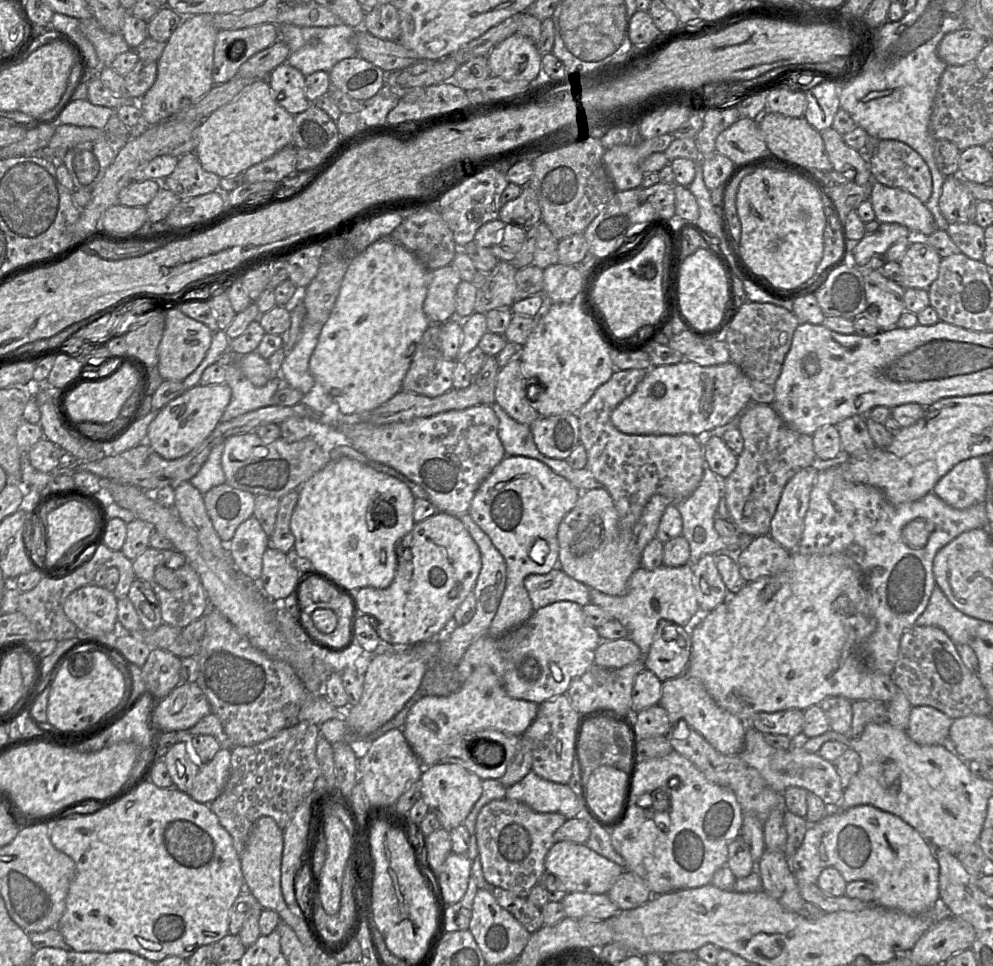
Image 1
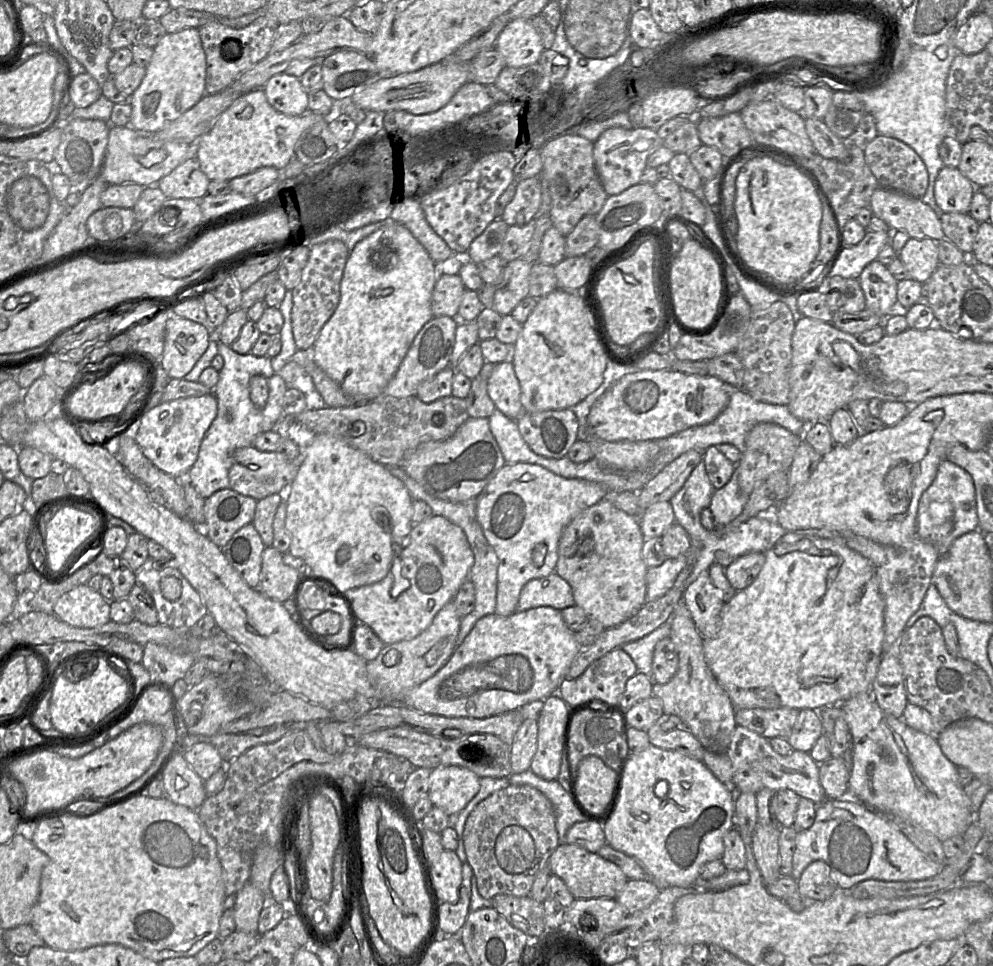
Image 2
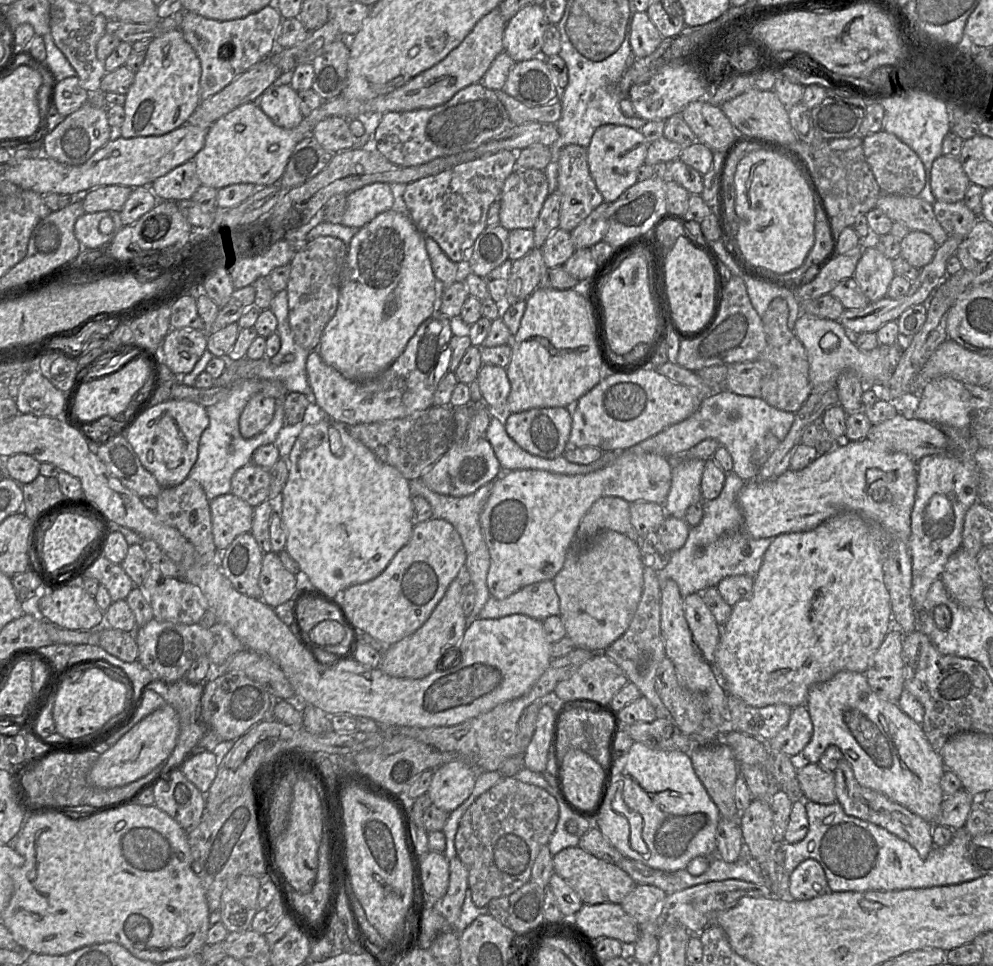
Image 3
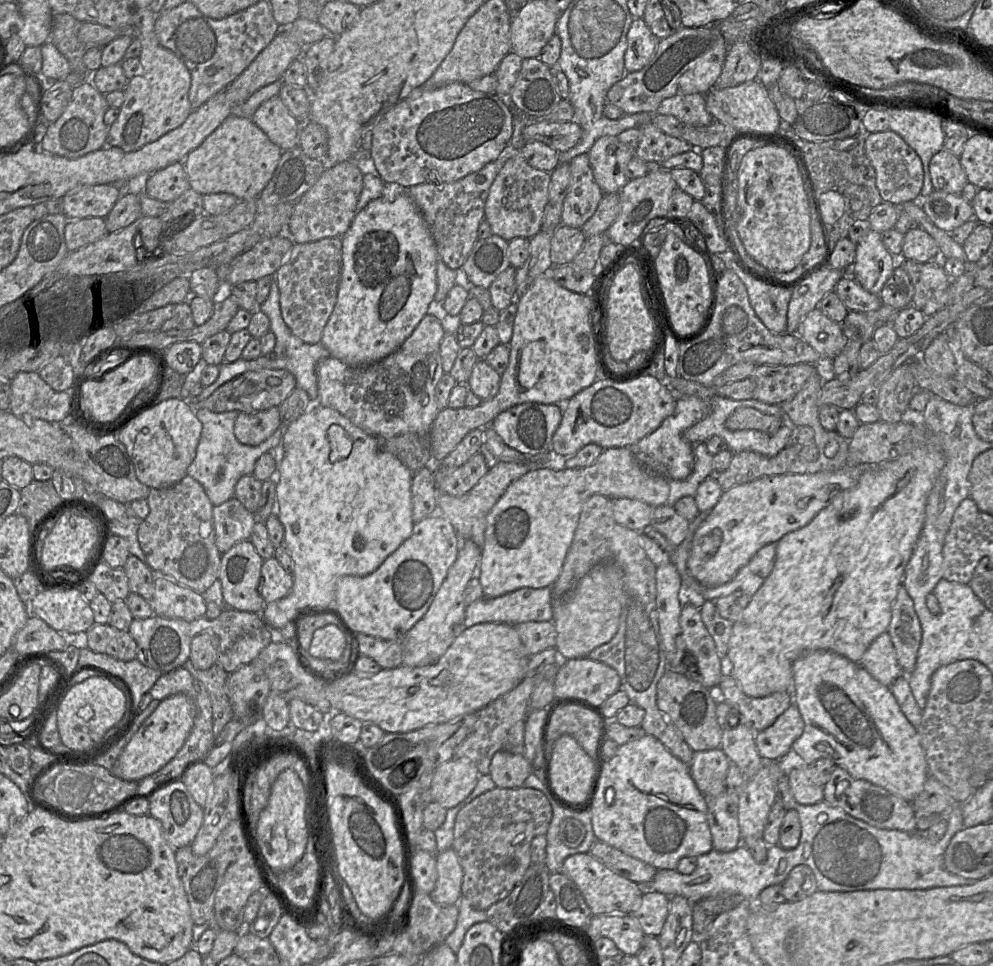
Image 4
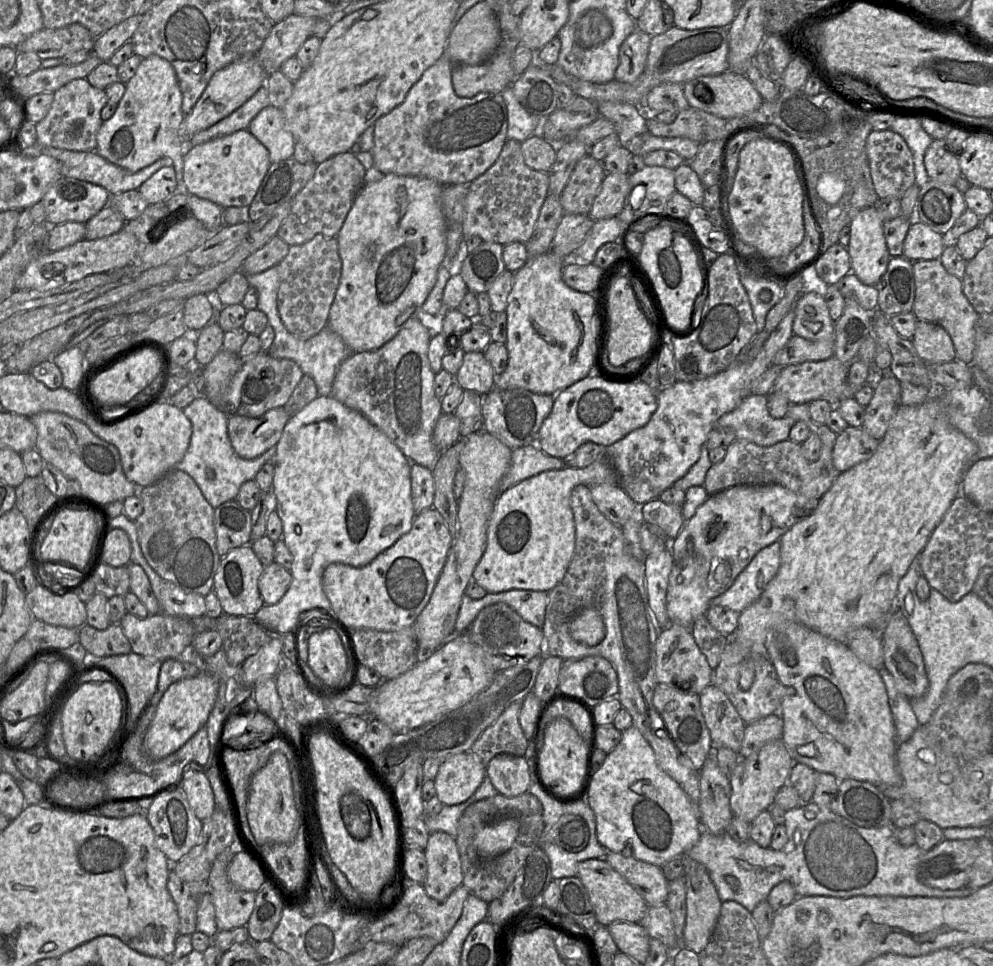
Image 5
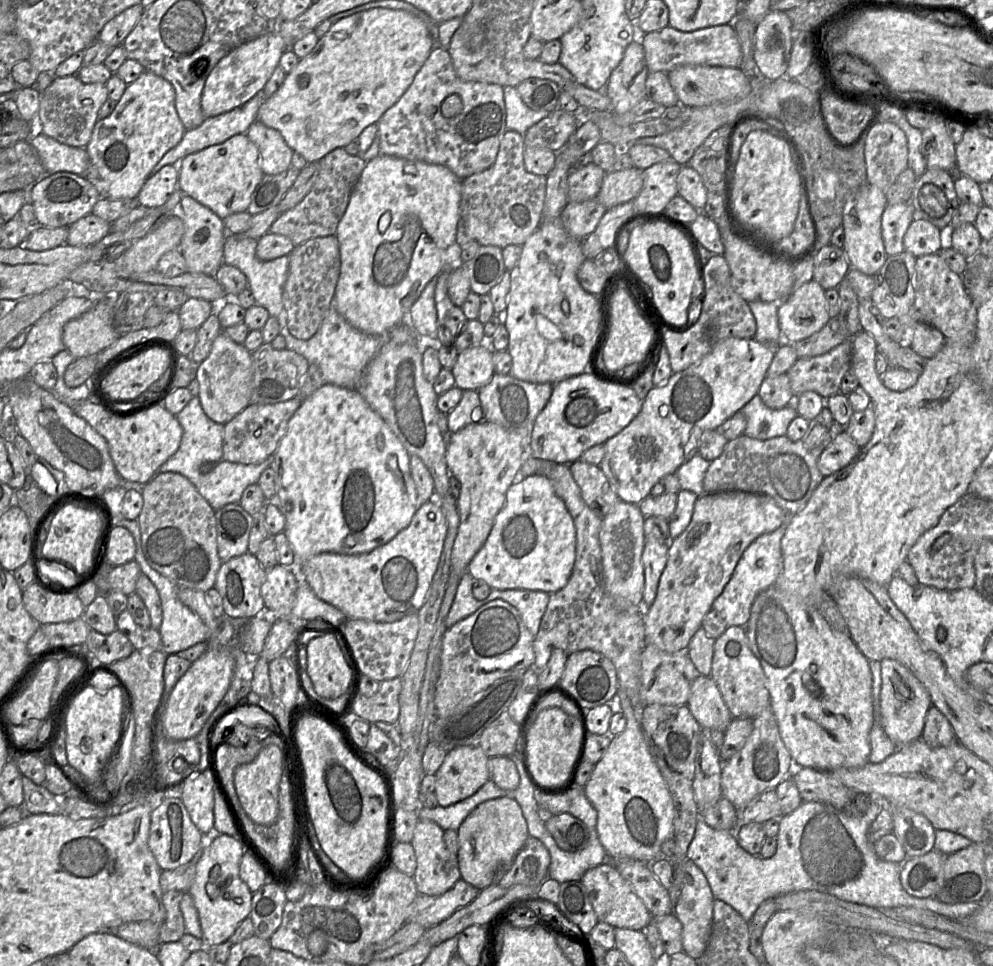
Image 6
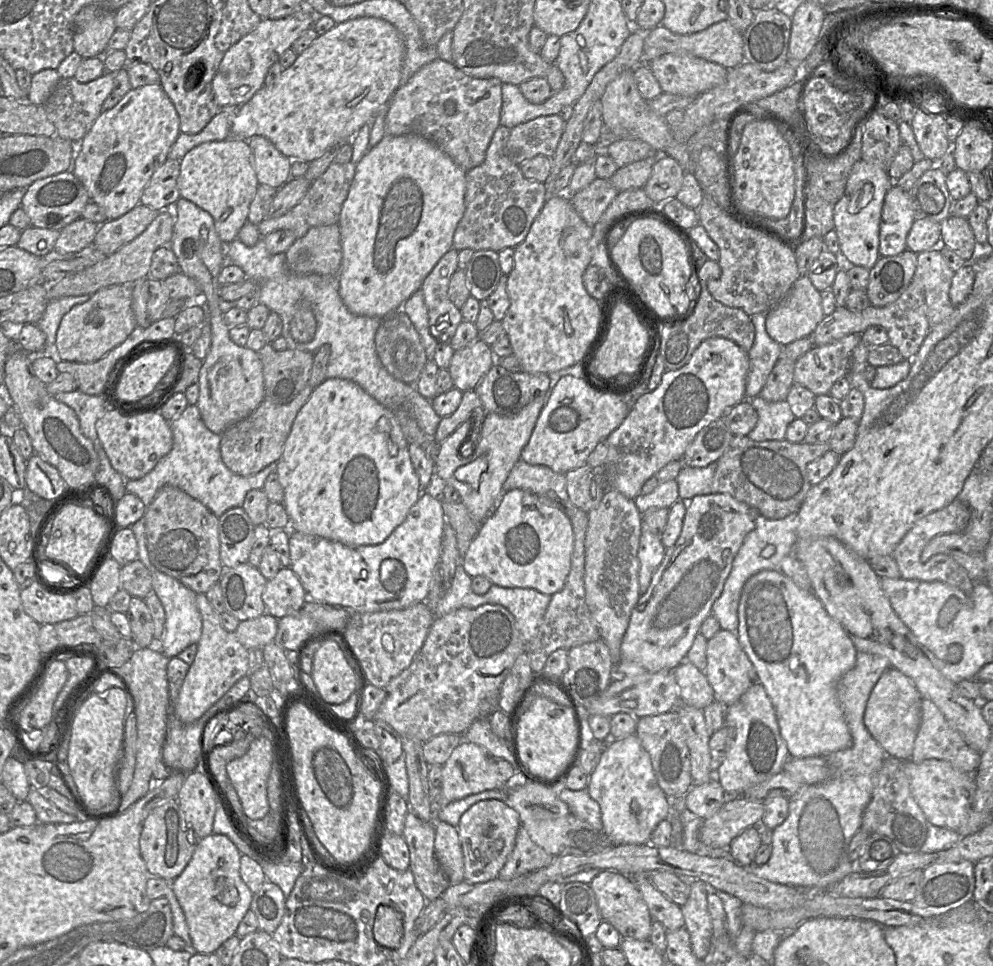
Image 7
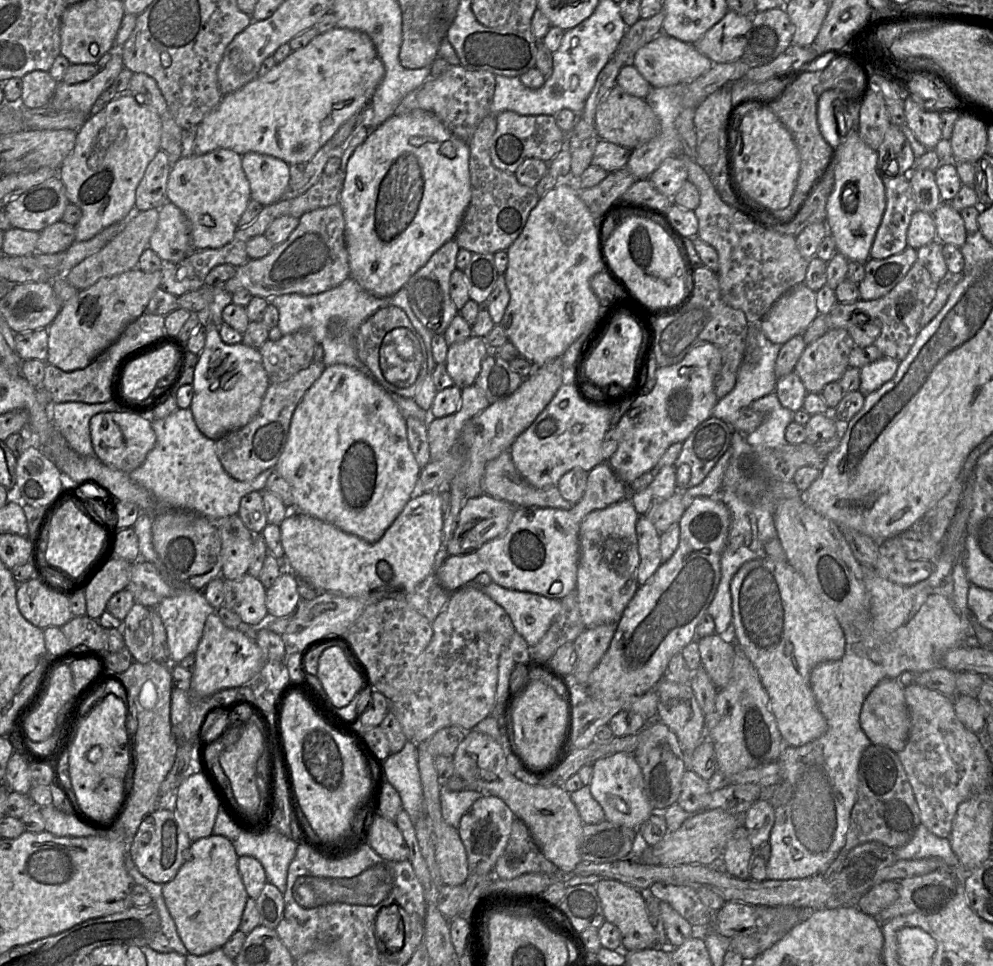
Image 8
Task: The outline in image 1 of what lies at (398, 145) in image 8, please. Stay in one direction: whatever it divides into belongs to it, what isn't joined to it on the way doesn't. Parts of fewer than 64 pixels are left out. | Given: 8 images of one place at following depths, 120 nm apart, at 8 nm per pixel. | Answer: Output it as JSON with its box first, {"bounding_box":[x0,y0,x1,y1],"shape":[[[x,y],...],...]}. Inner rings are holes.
{"bounding_box":[309,237,430,414],"shape":[[[390,237],[379,239],[349,261],[338,298],[322,327],[309,362],[315,382],[323,386],[343,414],[373,410],[402,390],[416,346],[430,325],[423,311],[428,292],[428,272],[412,252]]]}

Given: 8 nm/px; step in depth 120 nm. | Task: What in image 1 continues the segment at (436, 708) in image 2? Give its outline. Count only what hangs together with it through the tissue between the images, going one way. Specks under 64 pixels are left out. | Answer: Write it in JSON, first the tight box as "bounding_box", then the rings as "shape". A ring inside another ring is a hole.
{"bounding_box":[457,601,601,704],"shape":[[[570,601],[555,602],[534,611],[524,623],[500,637],[486,634],[473,642],[457,665],[460,683],[462,686],[479,665],[488,665],[502,679],[510,697],[541,704],[566,694],[570,684],[594,665],[595,651],[601,641],[597,628],[586,621],[583,606]]]}

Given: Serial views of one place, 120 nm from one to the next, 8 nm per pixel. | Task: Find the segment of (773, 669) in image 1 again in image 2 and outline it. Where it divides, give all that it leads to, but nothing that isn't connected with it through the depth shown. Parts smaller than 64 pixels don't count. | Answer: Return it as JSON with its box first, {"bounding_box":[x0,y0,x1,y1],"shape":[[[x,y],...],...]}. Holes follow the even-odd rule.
{"bounding_box":[703,532,885,711],"shape":[[[781,532],[775,543],[765,552],[765,558],[765,563],[755,580],[746,588],[737,591],[728,602],[723,604],[720,629],[716,636],[703,638],[706,663],[734,707],[736,709],[788,707],[818,711],[827,706],[839,705],[858,694],[869,693],[883,654],[885,611],[885,602],[879,590],[873,564],[840,539],[798,532]]]}

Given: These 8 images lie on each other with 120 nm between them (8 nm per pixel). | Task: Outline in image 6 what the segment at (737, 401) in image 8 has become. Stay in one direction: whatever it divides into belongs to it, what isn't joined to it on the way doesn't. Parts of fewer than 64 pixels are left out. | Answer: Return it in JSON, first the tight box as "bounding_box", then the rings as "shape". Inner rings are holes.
{"bounding_box":[748,301,782,345],"shape":[[[782,301],[748,302],[750,311],[756,321],[756,333],[754,340],[766,345],[780,345],[782,333],[778,323],[778,308]]]}

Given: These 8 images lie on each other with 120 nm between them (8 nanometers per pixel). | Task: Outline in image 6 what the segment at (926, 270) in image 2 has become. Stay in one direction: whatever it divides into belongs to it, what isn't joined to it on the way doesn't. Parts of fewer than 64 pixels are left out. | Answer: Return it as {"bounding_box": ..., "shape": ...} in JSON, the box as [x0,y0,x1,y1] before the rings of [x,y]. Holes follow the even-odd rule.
{"bounding_box":[904,218,951,257],"shape":[[[914,218],[904,235],[904,249],[915,257],[939,253],[941,248],[951,247],[946,231],[931,222]]]}

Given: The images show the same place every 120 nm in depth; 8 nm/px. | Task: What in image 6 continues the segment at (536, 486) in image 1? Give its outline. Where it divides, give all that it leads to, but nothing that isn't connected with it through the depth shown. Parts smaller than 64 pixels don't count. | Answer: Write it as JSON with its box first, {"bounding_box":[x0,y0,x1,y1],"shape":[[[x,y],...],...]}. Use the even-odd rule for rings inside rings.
{"bounding_box":[466,475,576,594],"shape":[[[532,475],[526,478],[518,478],[507,490],[505,495],[505,504],[495,517],[491,531],[487,537],[486,542],[476,553],[470,561],[466,572],[477,580],[483,580],[491,589],[496,590],[509,590],[509,589],[526,589],[545,591],[549,594],[554,593],[565,587],[571,575],[574,562],[575,562],[575,545],[576,545],[576,532],[573,519],[569,514],[564,502],[555,493],[551,481],[544,475]]]}

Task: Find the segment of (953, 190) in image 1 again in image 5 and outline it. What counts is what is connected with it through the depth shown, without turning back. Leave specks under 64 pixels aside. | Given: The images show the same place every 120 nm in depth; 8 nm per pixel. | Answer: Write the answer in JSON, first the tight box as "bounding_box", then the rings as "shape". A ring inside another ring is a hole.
{"bounding_box":[924,139,962,185],"shape":[[[934,139],[924,155],[929,178],[944,184],[955,185],[962,175],[958,154],[948,149],[945,139]]]}

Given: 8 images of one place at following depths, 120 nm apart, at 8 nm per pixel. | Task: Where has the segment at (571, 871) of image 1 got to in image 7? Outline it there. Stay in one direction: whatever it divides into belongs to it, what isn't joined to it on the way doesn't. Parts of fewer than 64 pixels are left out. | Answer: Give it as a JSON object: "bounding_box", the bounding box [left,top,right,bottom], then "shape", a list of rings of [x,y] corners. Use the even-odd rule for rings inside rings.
{"bounding_box":[589,870,653,939],"shape":[[[602,870],[593,878],[589,886],[595,894],[602,921],[613,925],[622,937],[649,939],[653,919],[633,878],[618,871]]]}

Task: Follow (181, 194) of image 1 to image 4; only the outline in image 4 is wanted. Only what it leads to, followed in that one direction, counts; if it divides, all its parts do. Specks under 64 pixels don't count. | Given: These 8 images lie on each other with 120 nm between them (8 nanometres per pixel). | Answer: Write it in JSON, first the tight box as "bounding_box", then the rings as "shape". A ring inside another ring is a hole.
{"bounding_box":[144,162,189,202],"shape":[[[180,162],[151,173],[144,183],[144,193],[164,202],[174,201],[189,188],[186,166]]]}

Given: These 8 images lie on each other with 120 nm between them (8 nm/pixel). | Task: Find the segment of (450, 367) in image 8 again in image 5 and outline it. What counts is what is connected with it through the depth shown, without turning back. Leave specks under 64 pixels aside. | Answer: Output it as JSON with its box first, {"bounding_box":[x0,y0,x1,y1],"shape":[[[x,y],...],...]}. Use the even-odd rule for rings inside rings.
{"bounding_box":[455,352,496,395],"shape":[[[483,352],[464,354],[463,362],[456,373],[455,383],[464,390],[485,395],[495,387],[496,375]]]}

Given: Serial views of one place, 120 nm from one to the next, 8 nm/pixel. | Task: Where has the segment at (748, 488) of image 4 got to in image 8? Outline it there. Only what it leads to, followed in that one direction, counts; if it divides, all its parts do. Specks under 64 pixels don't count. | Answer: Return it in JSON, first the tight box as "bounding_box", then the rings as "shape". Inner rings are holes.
{"bounding_box":[585,497,731,701],"shape":[[[696,497],[682,515],[679,544],[675,553],[641,586],[616,625],[608,650],[591,672],[585,685],[588,697],[609,701],[620,696],[643,696],[665,676],[670,659],[696,639],[696,628],[715,597],[721,580],[721,556],[731,524],[729,508],[716,497]]]}

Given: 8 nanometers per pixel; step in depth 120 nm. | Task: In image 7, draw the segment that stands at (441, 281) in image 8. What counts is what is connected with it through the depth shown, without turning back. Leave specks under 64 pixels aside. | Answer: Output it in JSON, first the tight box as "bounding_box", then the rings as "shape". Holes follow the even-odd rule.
{"bounding_box":[420,248,463,343],"shape":[[[451,248],[440,258],[420,288],[428,311],[430,332],[439,342],[449,343],[463,321],[461,310],[448,296],[450,279],[457,270],[458,251]]]}

